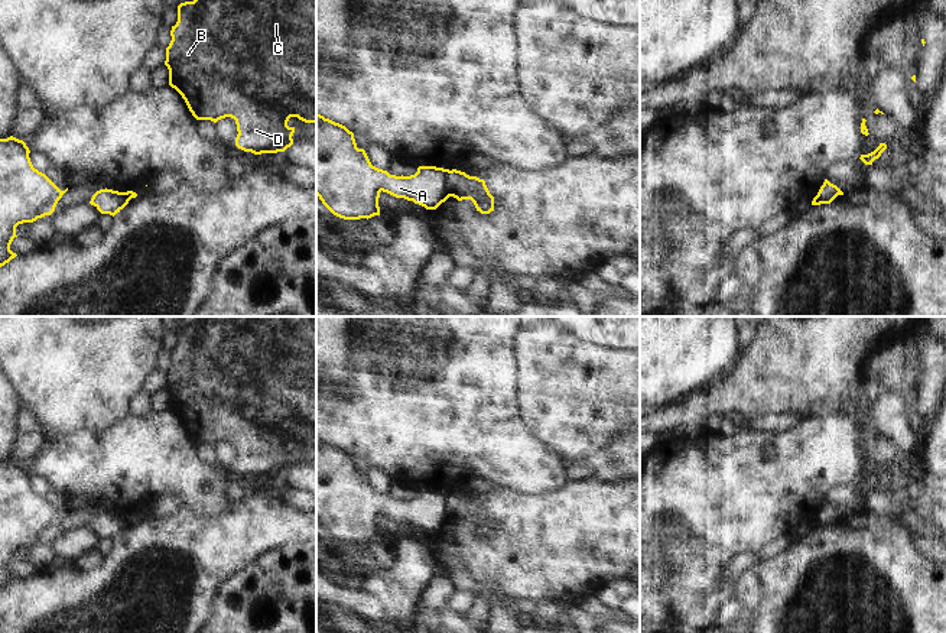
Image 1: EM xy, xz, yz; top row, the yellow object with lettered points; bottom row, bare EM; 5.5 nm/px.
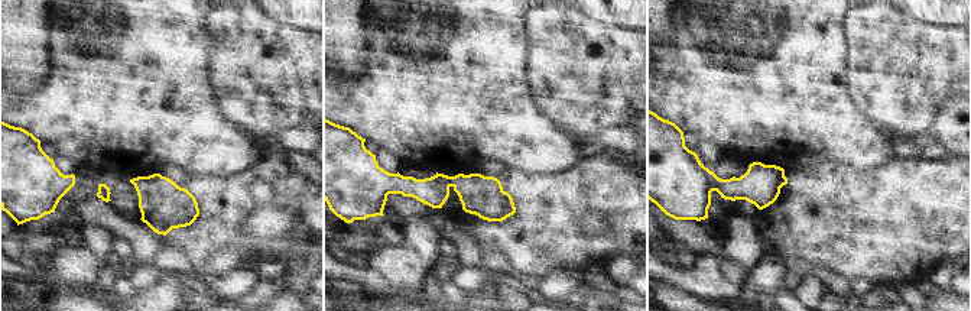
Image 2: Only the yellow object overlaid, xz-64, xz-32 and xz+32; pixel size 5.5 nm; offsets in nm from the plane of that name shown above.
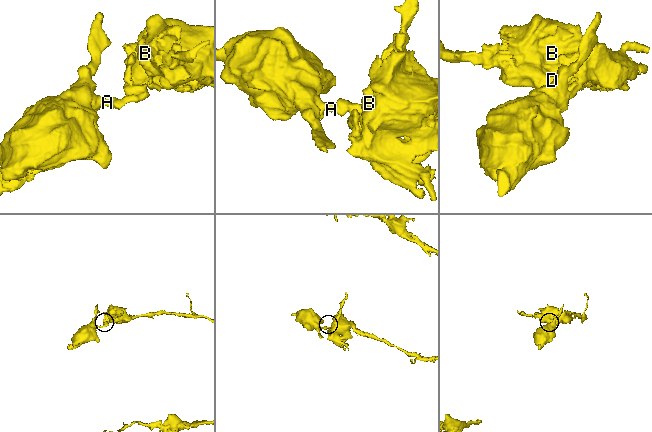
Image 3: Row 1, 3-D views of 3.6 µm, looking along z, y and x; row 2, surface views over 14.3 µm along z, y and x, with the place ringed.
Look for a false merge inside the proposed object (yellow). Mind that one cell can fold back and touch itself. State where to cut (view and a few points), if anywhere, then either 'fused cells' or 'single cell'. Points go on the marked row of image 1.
cut xz (449, 171), (448, 195); fused cells

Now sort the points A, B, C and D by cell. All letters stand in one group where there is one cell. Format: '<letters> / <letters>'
A / B C D

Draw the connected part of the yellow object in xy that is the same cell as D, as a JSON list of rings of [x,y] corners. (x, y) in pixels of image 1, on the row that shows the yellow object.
[[[194,0],[178,6],[178,22],[170,30],[172,40],[166,48],[165,65],[169,69],[169,85],[185,100],[196,120],[231,117],[237,124],[235,146],[254,155],[285,152],[293,145],[295,127],[289,127],[290,117],[305,123],[316,123],[316,0]]]

